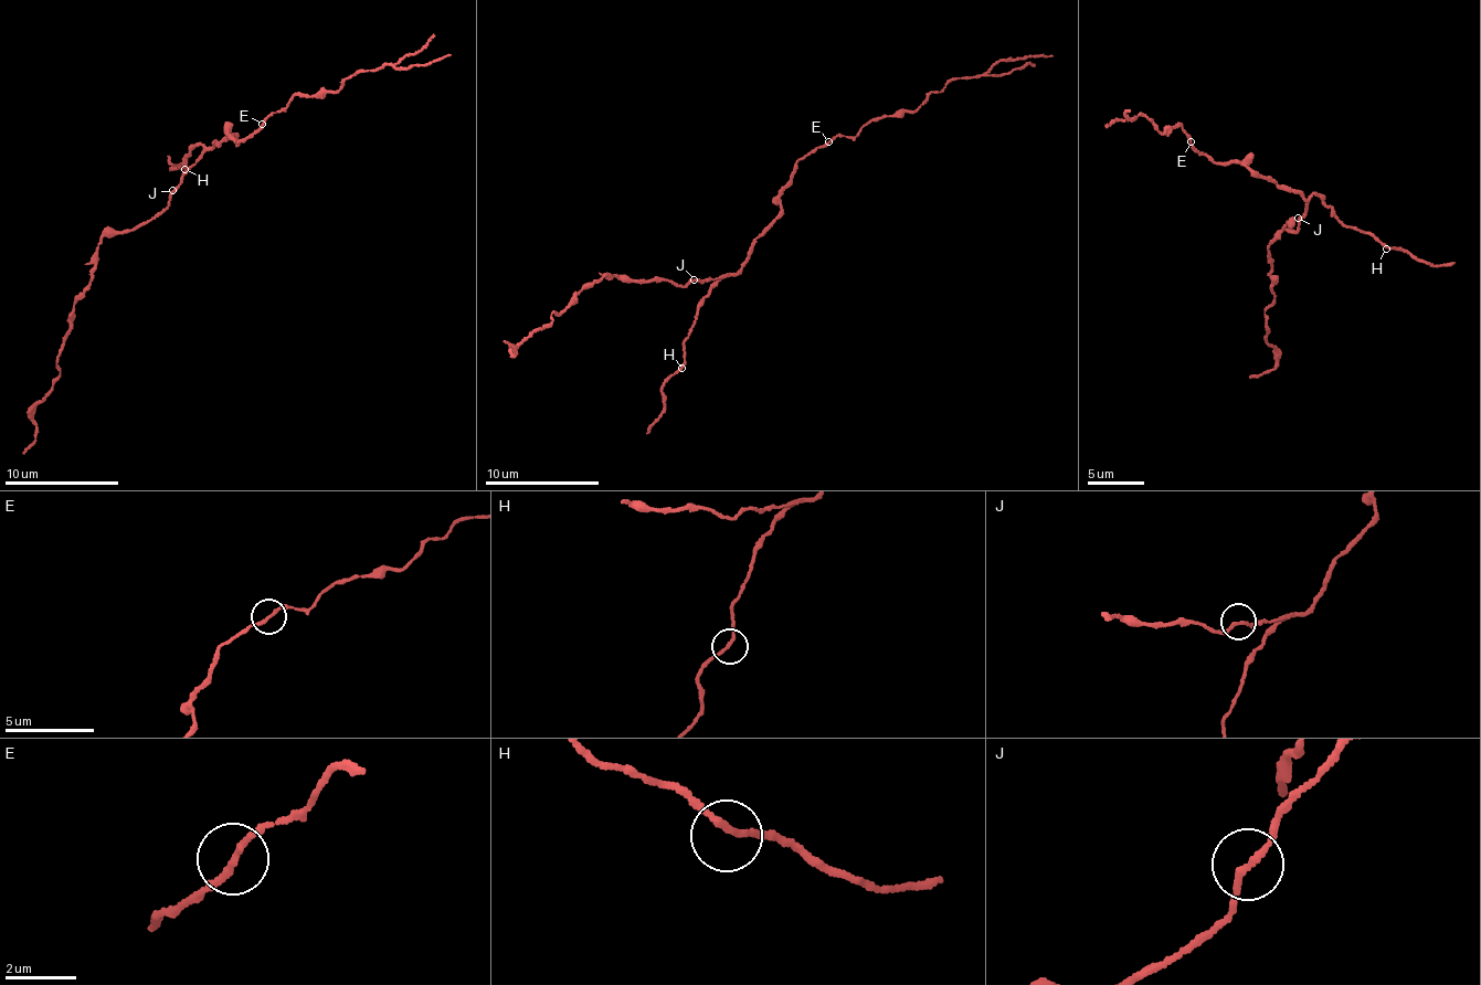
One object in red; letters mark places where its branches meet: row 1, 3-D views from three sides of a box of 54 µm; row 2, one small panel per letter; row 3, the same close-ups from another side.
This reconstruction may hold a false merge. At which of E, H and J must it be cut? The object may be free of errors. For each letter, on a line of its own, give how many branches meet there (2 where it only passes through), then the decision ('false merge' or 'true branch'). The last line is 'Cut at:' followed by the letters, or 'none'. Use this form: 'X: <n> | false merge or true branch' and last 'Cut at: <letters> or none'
E: 2 | false merge
H: 2 | true branch
J: 2 | true branch
Cut at: E

